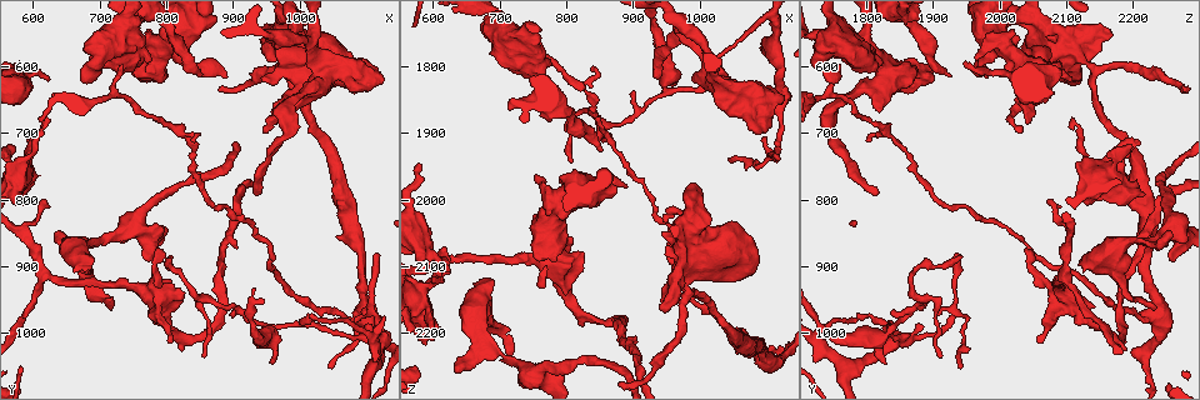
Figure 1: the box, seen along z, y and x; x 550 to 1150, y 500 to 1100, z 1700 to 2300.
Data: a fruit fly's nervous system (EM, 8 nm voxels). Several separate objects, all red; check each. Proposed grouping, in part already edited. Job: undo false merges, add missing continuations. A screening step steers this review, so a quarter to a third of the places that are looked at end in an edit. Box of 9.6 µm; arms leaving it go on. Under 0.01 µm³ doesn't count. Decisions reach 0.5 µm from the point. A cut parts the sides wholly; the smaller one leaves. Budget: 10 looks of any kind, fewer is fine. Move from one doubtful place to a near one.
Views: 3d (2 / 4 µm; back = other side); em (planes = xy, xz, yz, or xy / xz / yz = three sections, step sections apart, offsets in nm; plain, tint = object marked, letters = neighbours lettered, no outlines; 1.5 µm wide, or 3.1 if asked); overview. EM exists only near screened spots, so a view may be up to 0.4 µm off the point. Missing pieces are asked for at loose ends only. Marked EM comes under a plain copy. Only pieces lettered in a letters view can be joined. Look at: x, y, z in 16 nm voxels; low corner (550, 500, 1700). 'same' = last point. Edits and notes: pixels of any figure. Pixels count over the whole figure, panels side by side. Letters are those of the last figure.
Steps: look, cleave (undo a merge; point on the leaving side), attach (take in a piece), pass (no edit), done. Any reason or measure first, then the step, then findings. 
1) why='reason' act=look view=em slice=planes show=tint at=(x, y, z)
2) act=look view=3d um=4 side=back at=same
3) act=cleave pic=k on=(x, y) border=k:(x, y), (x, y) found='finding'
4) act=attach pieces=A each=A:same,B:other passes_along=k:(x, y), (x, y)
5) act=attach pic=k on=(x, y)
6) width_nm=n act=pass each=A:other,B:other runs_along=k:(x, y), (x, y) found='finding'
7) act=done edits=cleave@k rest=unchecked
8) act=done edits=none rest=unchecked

why='sharp bend' act=look view=em slice=planes show=tint at=(610, 915, 2095)

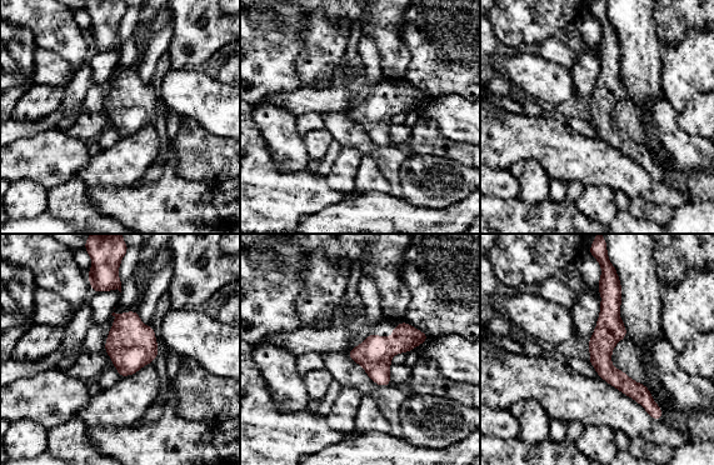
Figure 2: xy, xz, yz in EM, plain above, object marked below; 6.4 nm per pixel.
why='what lies round it' act=look view=em slice=planes show=letters at=same

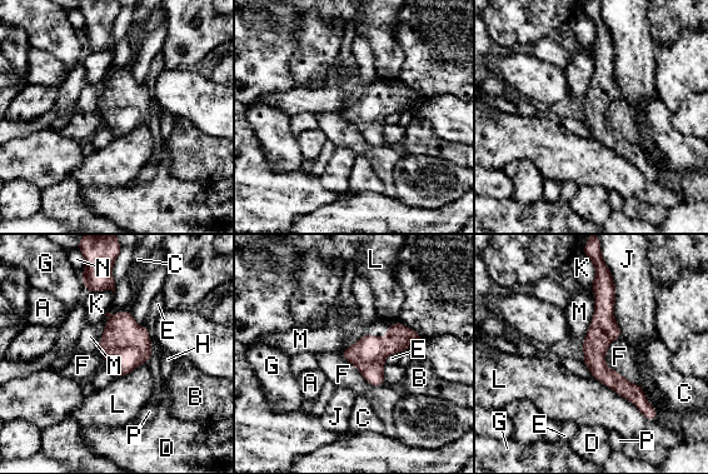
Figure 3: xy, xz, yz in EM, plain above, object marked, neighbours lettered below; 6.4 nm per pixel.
longest_contact=L:480nm act=pass each=A:other,B:other,C:other,D:other,E:other,F:other,G:other,H:other,J:other,K:other,L:other,M:other,N:other,P:other found='one neuron here'

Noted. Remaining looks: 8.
why='branch stops here' act=look view=3d um=2 at=(845, 710, 1800)

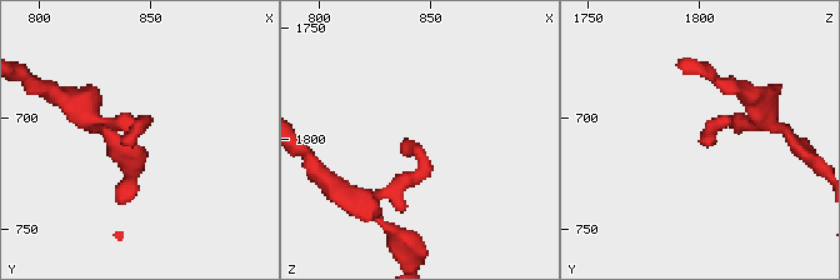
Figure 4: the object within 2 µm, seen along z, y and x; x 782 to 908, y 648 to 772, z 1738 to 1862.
why='need the tissue' act=look view=em slice=xy step=4 show=tint at=(840, 712, 1799)

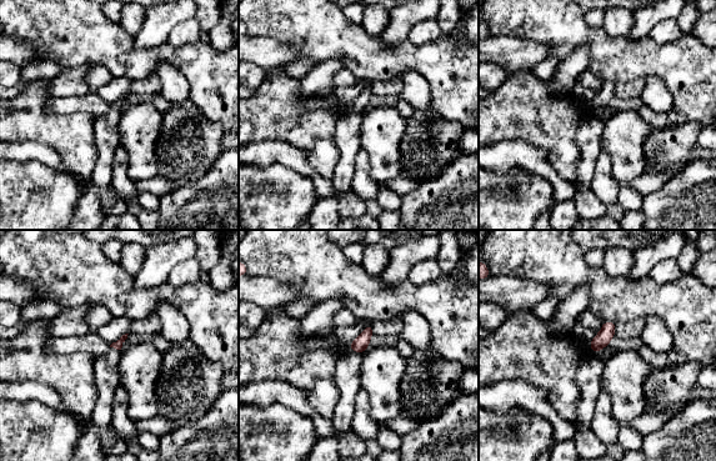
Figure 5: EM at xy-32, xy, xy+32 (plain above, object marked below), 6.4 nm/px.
why='another direction' act=look view=em slice=planes show=letters at=same

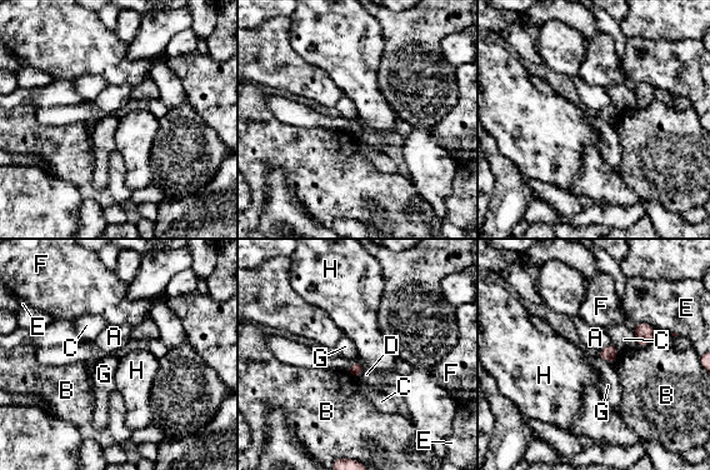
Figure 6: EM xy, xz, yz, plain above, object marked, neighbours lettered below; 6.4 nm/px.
act=pass each=A:other,B:other,C:other,D:other,E:other,F:other,G:other,H:other border=6:(596, 355), (610, 363) found='no lettered piece goes on from it'

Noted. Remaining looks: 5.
why='thin end' act=look view=3d um=4 at=(805, 885, 1940)

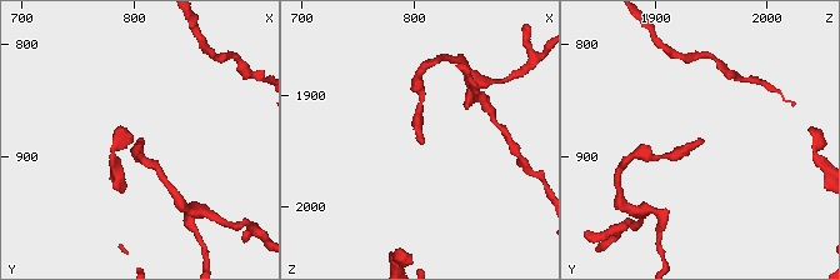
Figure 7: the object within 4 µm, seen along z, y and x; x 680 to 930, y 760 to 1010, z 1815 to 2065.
why='need the tissue' act=look view=em slice=planes show=letters at=(804, 886, 1940)

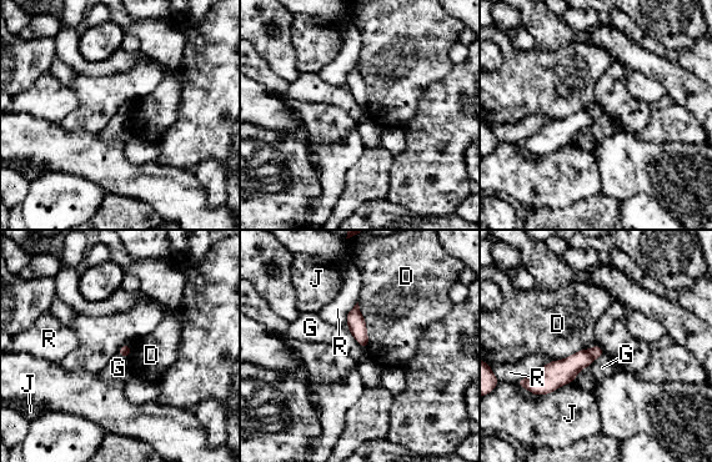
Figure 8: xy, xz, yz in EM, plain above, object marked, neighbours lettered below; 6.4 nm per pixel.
act=pass each=D:other,G:other,J:other,R:other border=8:(349, 332), (366, 350) found='none of them fits'

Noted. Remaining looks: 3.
why='branch stops here' act=look view=em slice=planes show=letters at=(850, 615, 1925)

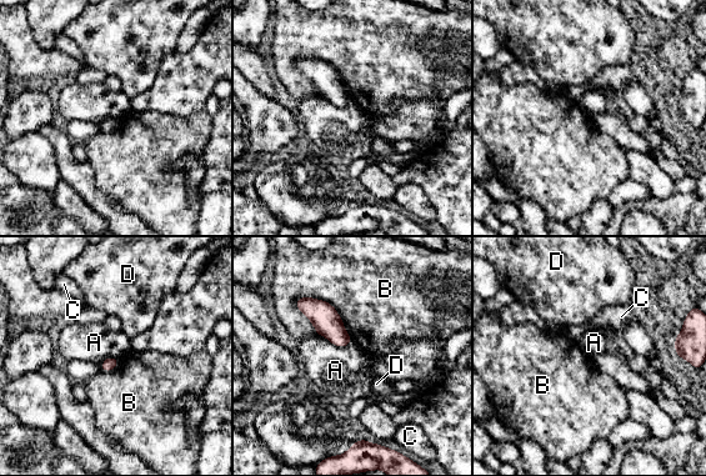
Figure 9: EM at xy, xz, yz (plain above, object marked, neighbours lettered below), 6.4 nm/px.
act=pass each=A:other,B:other,C:other,D:other border=9:(294, 301), (328, 301), (351, 341) found='none of them fits'

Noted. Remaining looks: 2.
act=done edits=none rest=unchecked

